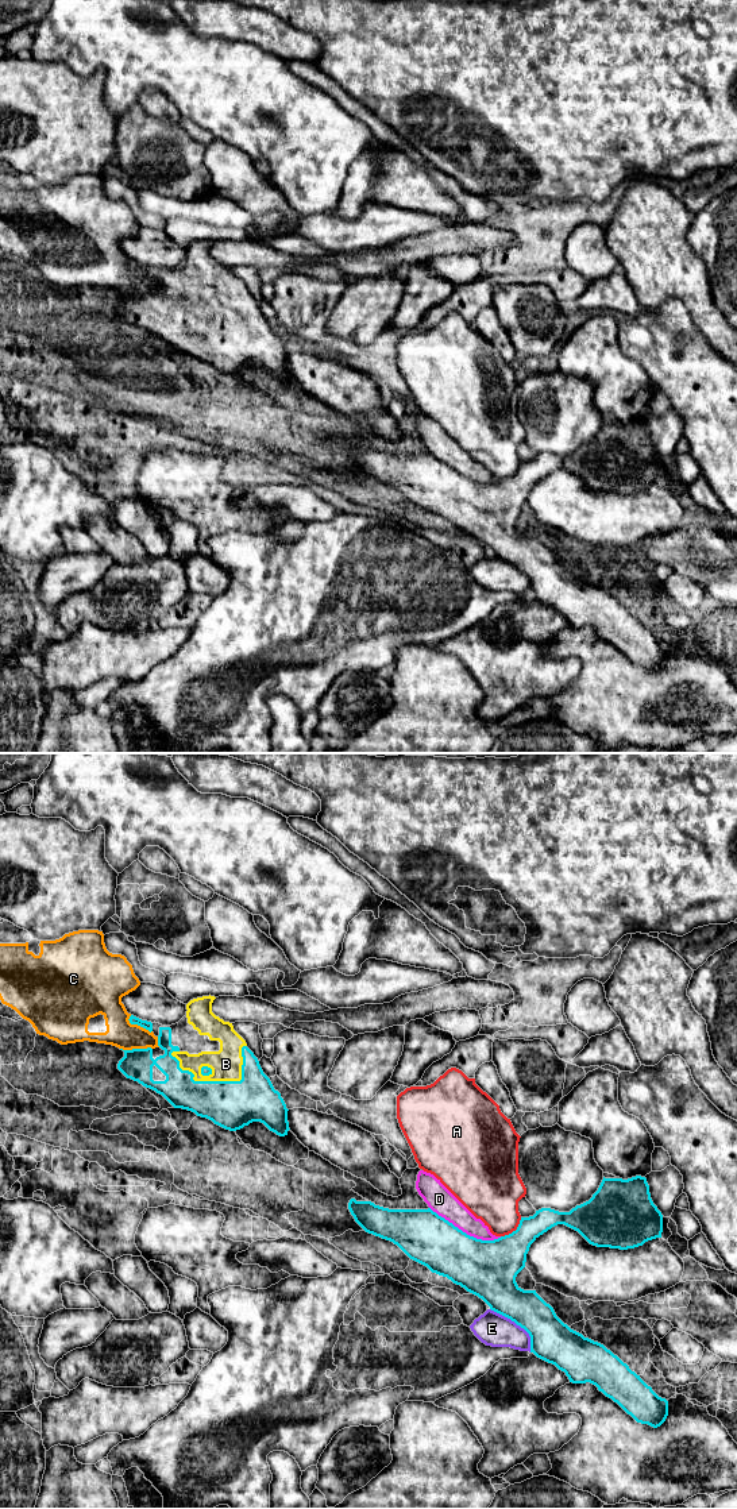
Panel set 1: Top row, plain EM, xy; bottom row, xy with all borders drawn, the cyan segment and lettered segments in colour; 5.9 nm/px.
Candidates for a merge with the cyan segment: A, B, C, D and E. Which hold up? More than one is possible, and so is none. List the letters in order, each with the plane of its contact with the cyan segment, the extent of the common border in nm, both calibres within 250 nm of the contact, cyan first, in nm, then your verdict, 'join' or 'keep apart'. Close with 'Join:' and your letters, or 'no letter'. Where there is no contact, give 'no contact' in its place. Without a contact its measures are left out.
A: meets cyan in xy; contact 170 nm long; 320 nm thick on the cyan side, 320 nm on the other; keep apart
B: meets cyan in xy; contact 460 nm long; 280 nm thick on the cyan side, 190 nm on the other; join
C: meets cyan in xy; contact 190 nm long; 190 nm thick on the cyan side, 170 nm on the other; keep apart
D: meets cyan in xy; contact 460 nm long; 340 nm thick on the cyan side, 160 nm on the other; keep apart
E: meets cyan in xy; contact 360 nm long; 260 nm thick on the cyan side, 200 nm on the other; keep apart
Join: B

